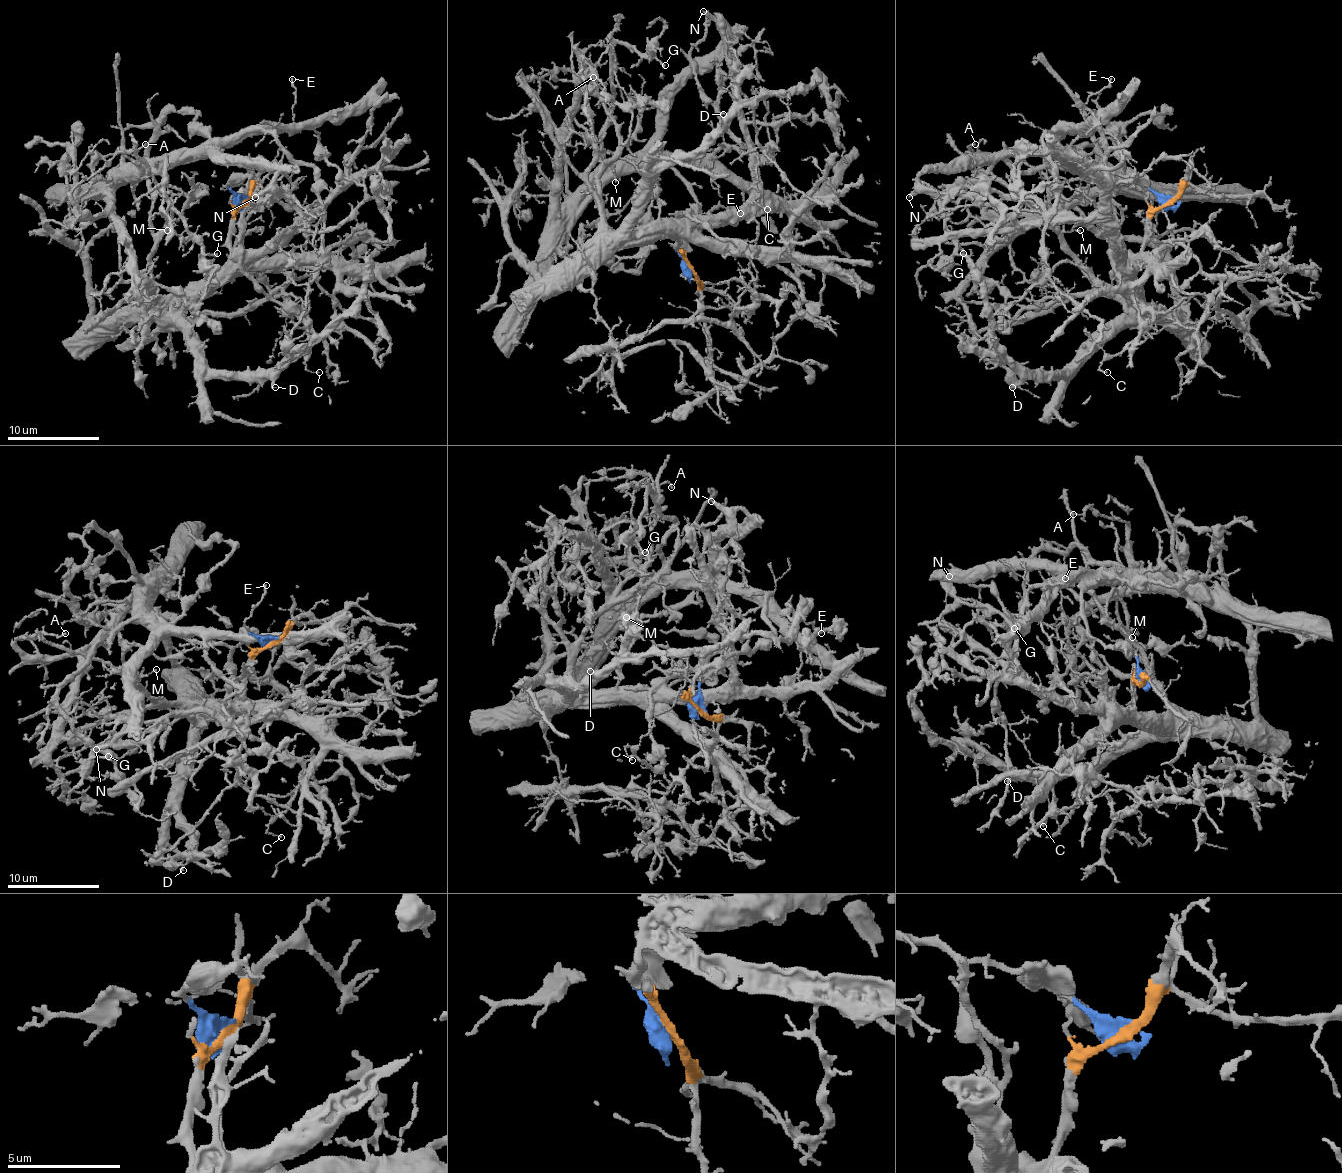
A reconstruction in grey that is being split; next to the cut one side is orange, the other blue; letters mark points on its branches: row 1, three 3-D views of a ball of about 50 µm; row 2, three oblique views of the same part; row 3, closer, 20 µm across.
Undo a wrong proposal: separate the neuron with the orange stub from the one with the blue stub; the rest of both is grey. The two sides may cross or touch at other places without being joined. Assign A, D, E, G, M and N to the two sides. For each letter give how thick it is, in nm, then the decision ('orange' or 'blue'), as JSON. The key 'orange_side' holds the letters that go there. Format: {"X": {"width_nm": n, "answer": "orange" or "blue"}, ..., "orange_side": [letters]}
{"A": {"width_nm": 150, "answer": "blue"}, "D": {"width_nm": 180, "answer": "orange"}, "E": {"width_nm": 200, "answer": "blue"}, "G": {"width_nm": 200, "answer": "blue"}, "M": {"width_nm": 130, "answer": "orange"}, "N": {"width_nm": 320, "answer": "blue"}, "orange_side": ["D", "M"]}

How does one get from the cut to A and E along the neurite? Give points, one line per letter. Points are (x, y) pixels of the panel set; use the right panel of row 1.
A: (1168, 201), (1127, 176), (1064, 155), (1104, 183), (1041, 210), (995, 215), (979, 199), (974, 143)
E: (1168, 201), (1127, 176), (1074, 162), (1060, 148), (1064, 134), (1085, 120), (1081, 106), (1111, 78)

